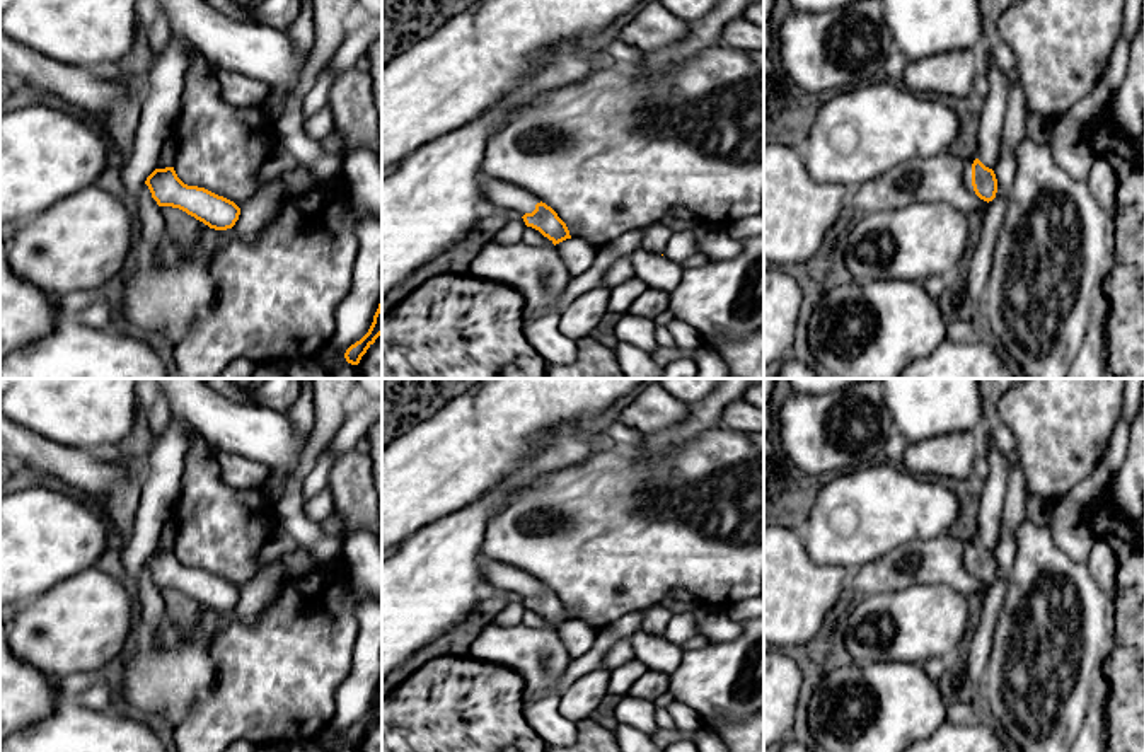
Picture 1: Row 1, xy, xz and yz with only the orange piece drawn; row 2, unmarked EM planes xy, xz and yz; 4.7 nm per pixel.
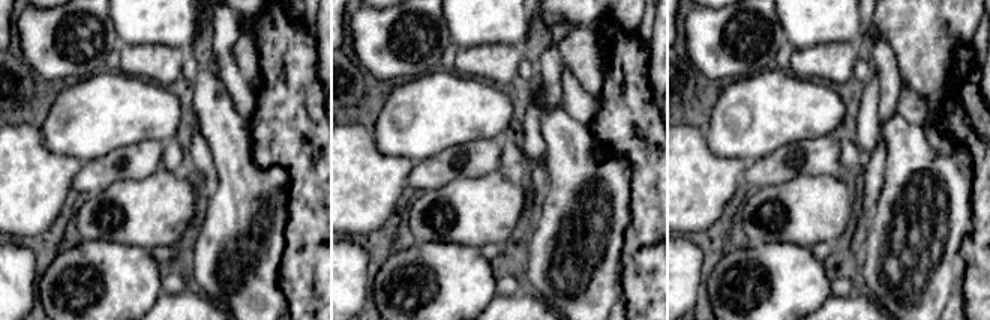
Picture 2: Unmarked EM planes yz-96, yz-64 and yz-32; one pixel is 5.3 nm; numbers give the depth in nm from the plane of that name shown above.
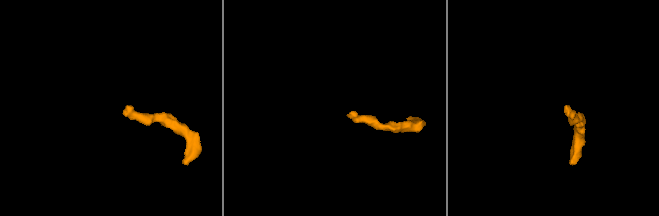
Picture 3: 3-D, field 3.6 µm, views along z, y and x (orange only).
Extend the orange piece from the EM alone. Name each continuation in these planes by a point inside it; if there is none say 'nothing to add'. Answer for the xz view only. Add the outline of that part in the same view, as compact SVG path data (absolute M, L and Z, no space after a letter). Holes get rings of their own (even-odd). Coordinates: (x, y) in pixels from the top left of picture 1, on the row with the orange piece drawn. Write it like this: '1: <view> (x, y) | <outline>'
1: xz (503, 195) | M486 177L481 182L481 191L494 208L513 210L518 217L532 213L535 205L540 203L532 193L501 179Z

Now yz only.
1: yz (967, 169) | M965 160L965 165L963 165L963 184L965 184L965 188L970 193L975 193L974 186L972 186L972 164L974 164L974 160Z

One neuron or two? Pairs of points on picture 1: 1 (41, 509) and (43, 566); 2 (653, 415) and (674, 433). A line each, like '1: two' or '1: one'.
1: one
2: two

